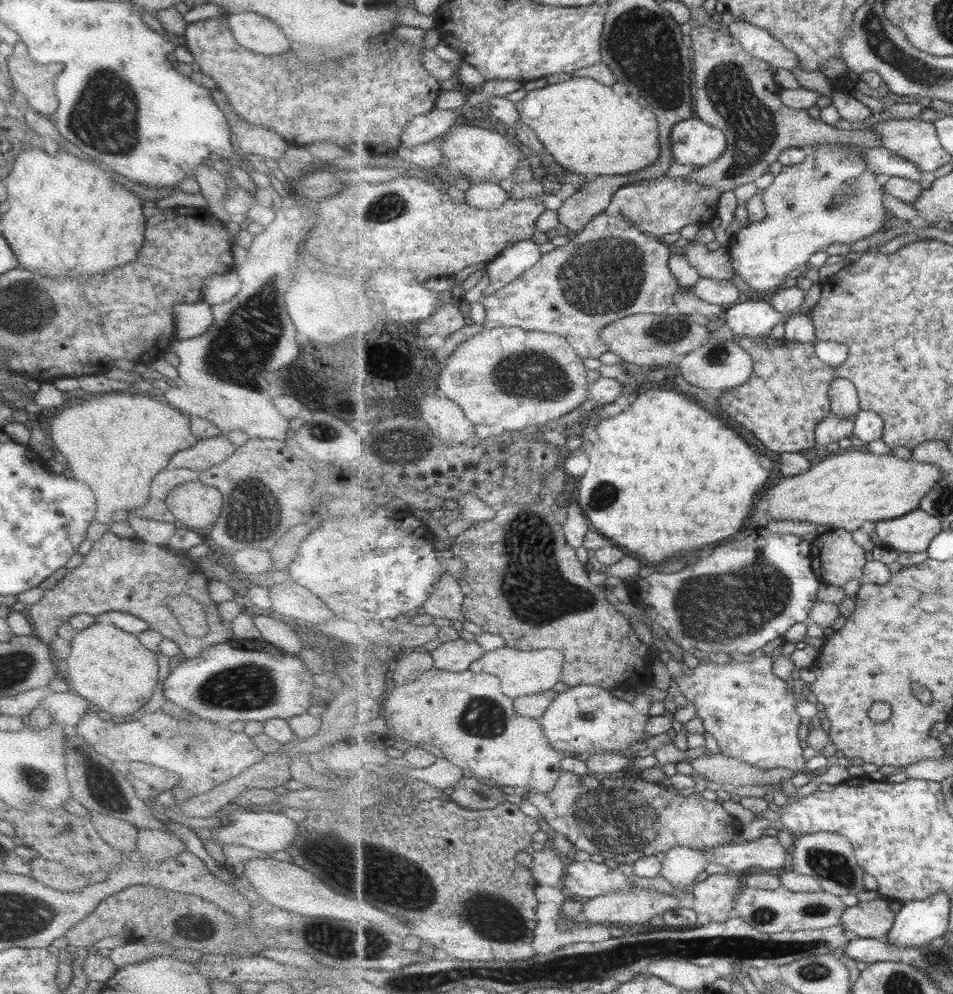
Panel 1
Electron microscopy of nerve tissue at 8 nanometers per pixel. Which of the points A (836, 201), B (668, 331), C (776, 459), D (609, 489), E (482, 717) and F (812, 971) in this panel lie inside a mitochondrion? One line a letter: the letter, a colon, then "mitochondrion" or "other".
A: mitochondrion
B: mitochondrion
C: other
D: mitochondrion
E: mitochondrion
F: mitochondrion

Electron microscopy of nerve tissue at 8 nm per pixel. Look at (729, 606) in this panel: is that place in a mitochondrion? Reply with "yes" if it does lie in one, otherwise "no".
yes

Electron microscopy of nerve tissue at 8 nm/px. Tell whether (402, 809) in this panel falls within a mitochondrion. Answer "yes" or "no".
no

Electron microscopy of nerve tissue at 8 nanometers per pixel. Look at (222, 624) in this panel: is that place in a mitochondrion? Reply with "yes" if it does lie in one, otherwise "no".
no

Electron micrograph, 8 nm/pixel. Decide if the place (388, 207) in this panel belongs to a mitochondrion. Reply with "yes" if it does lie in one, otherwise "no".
yes

